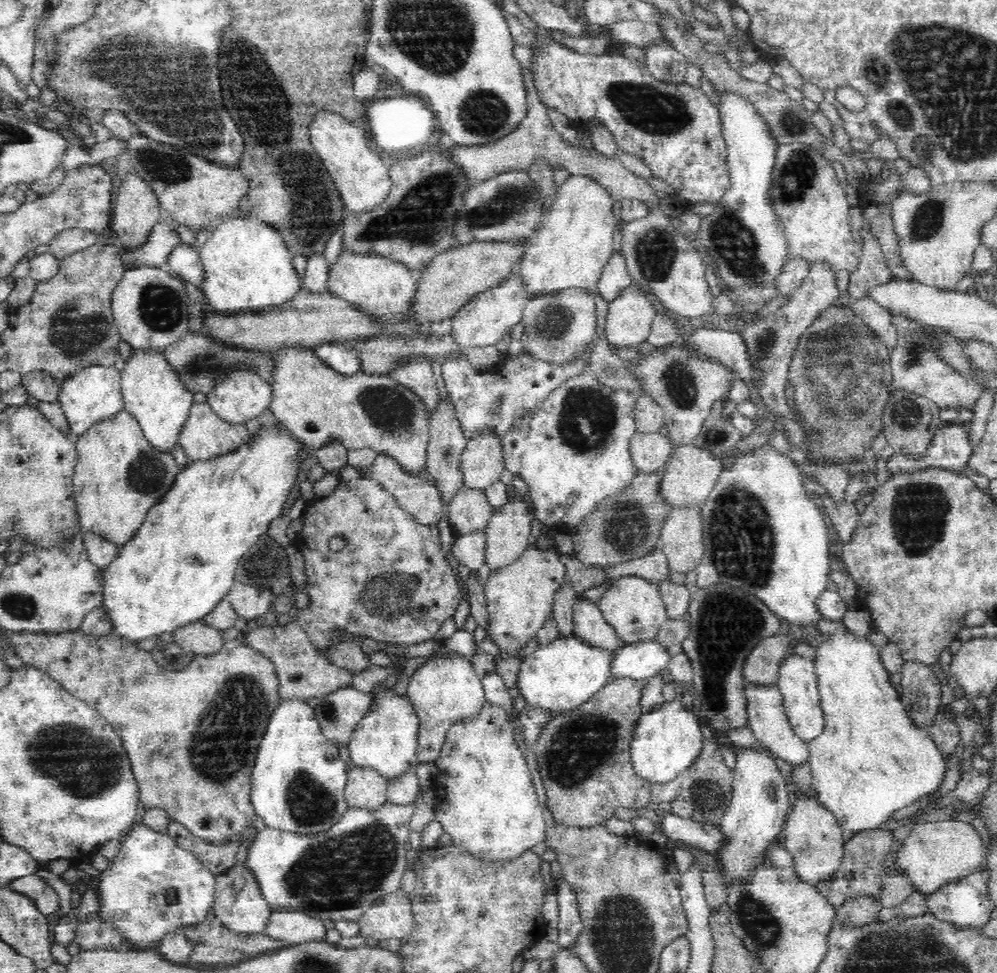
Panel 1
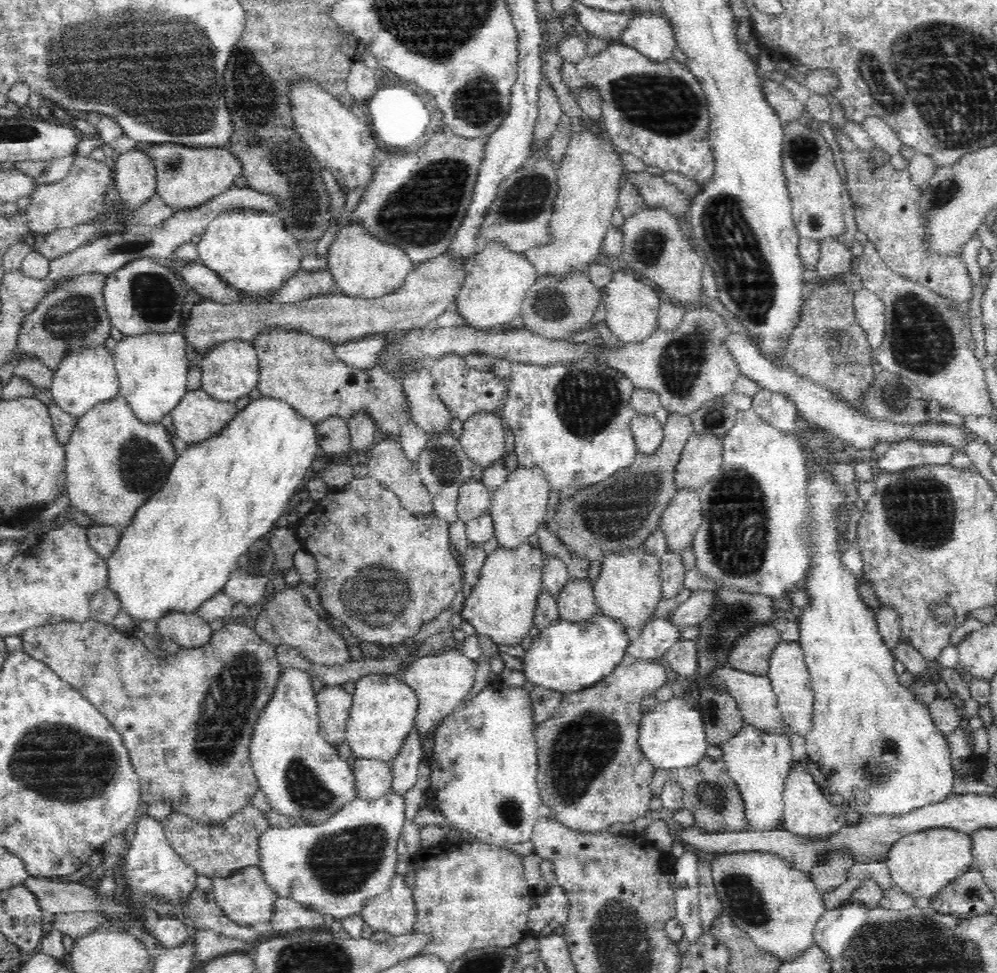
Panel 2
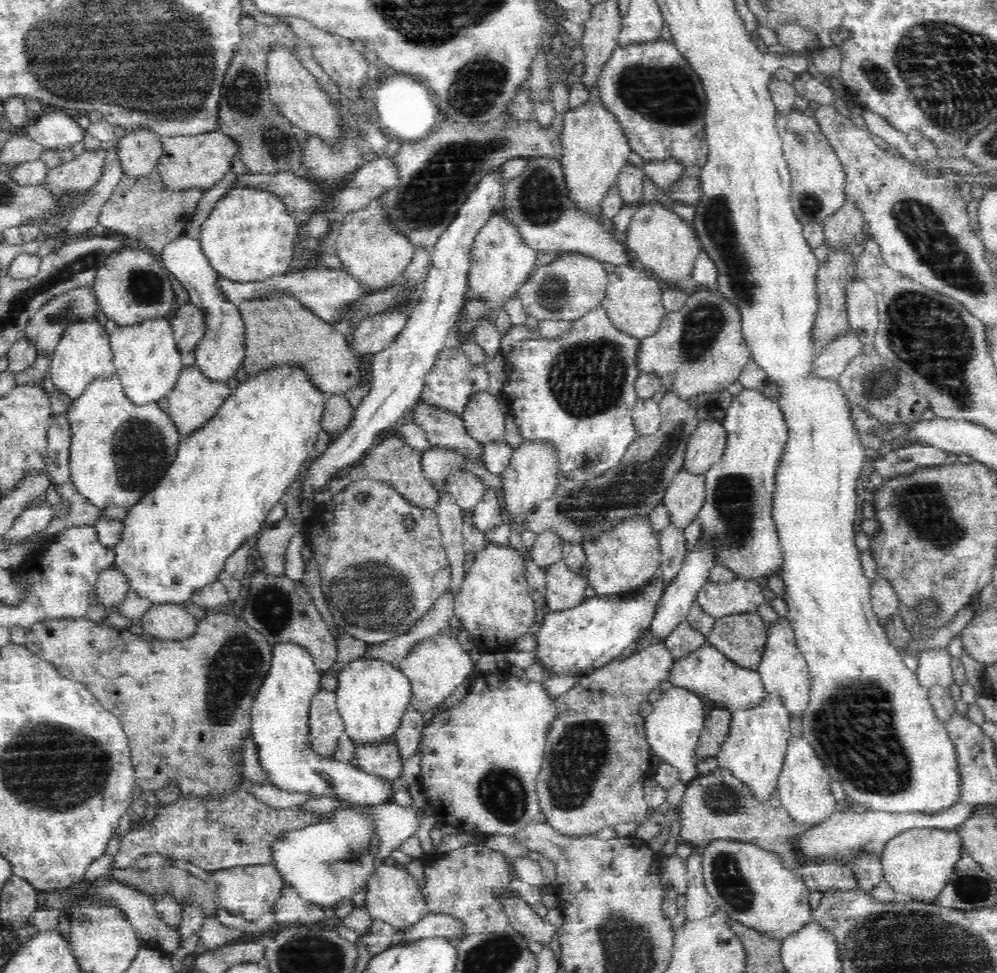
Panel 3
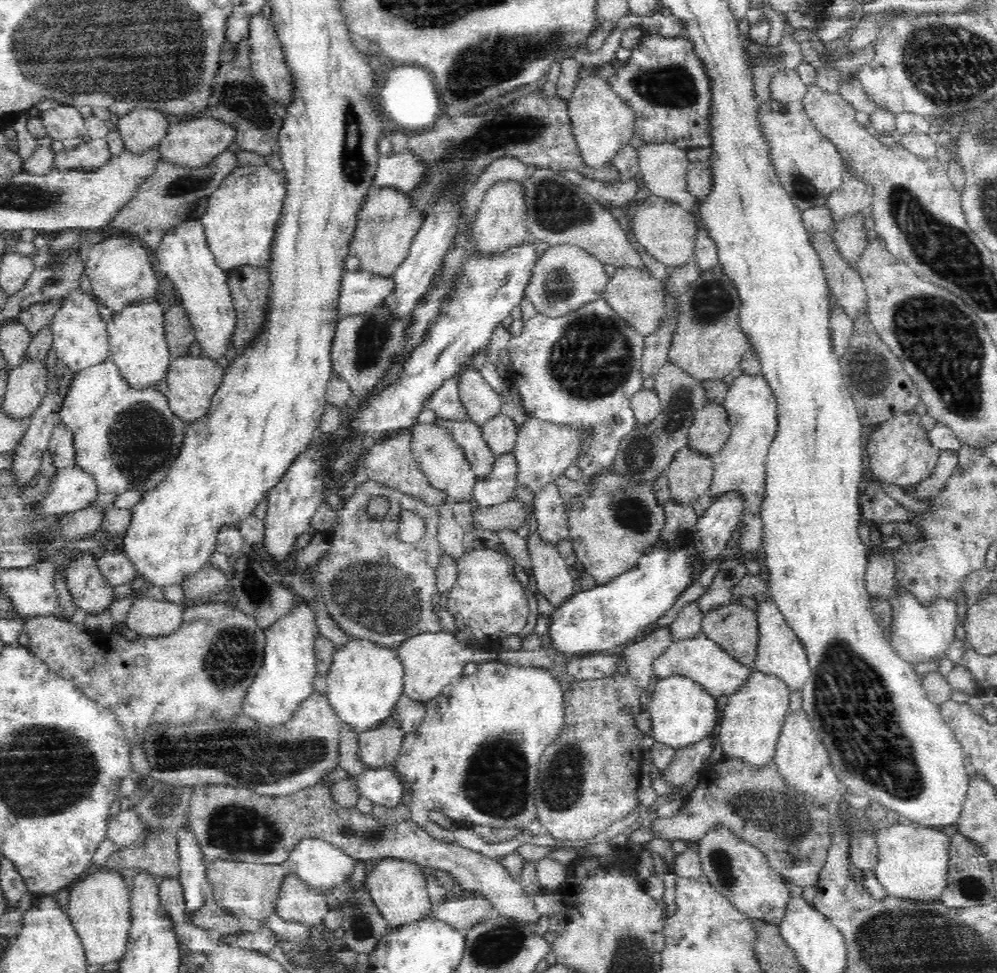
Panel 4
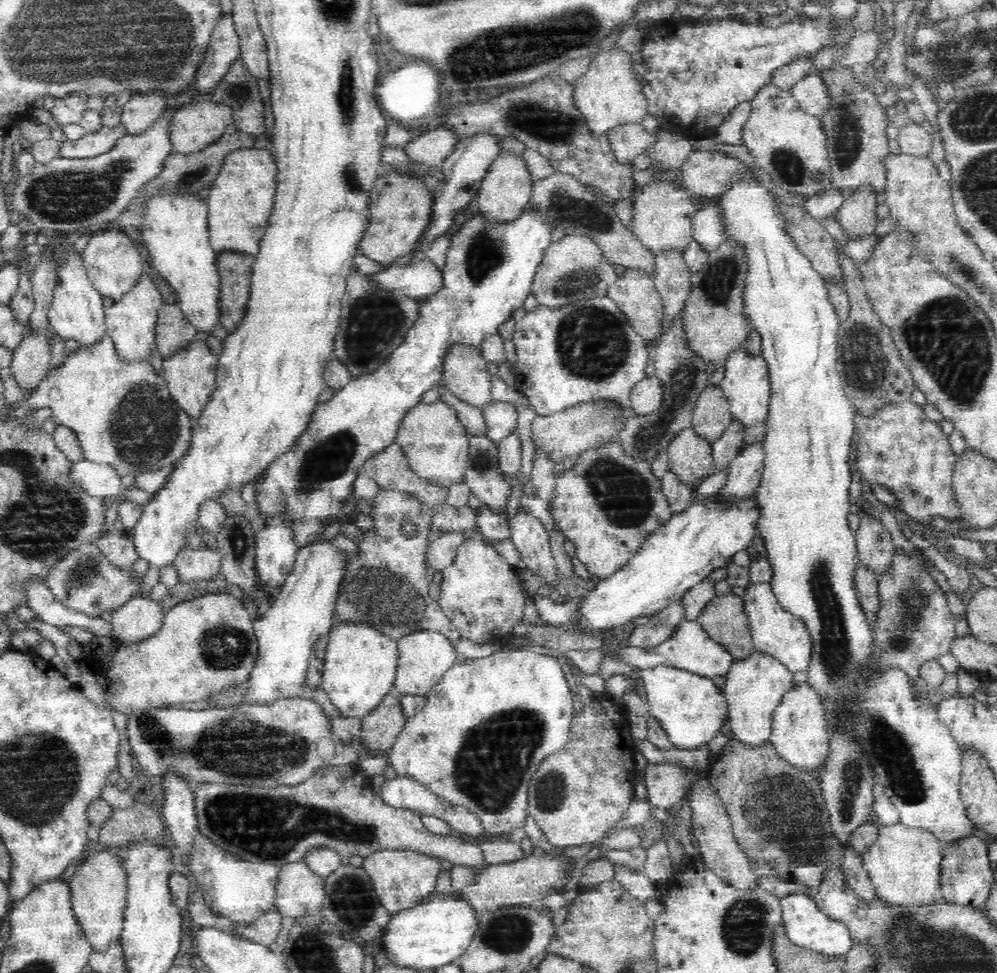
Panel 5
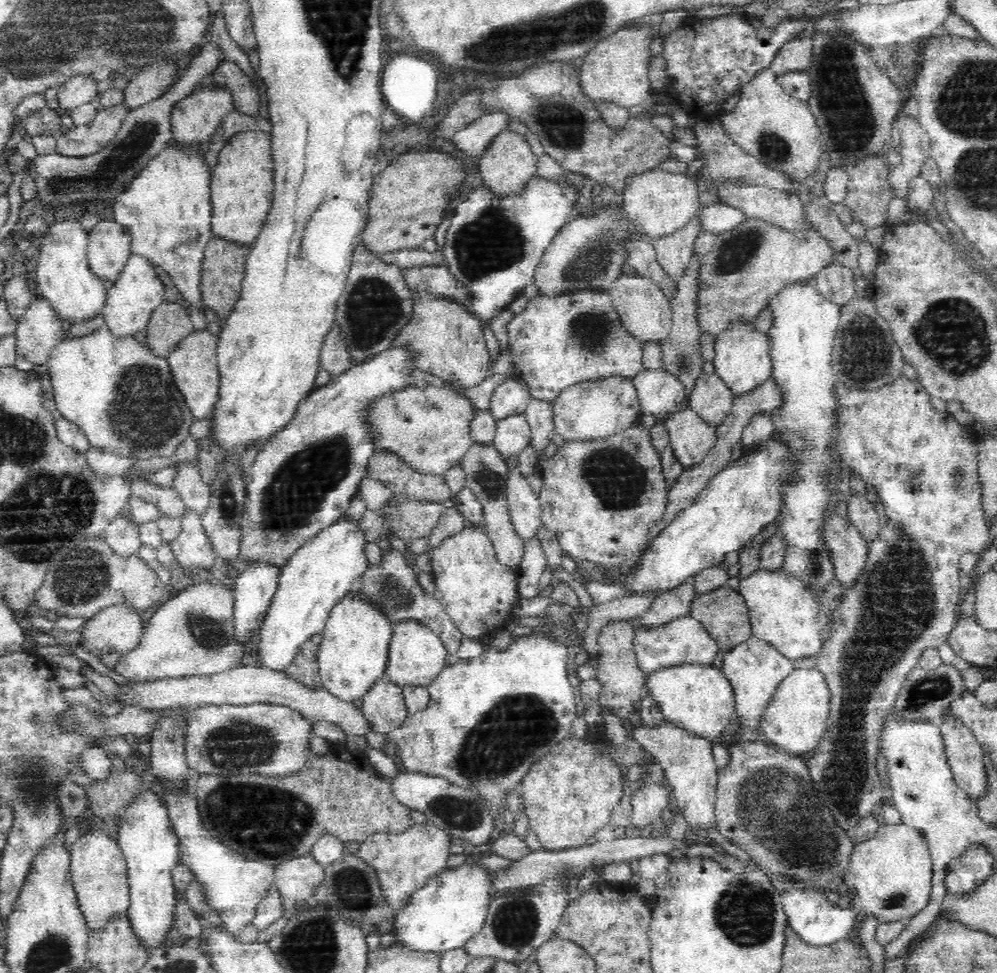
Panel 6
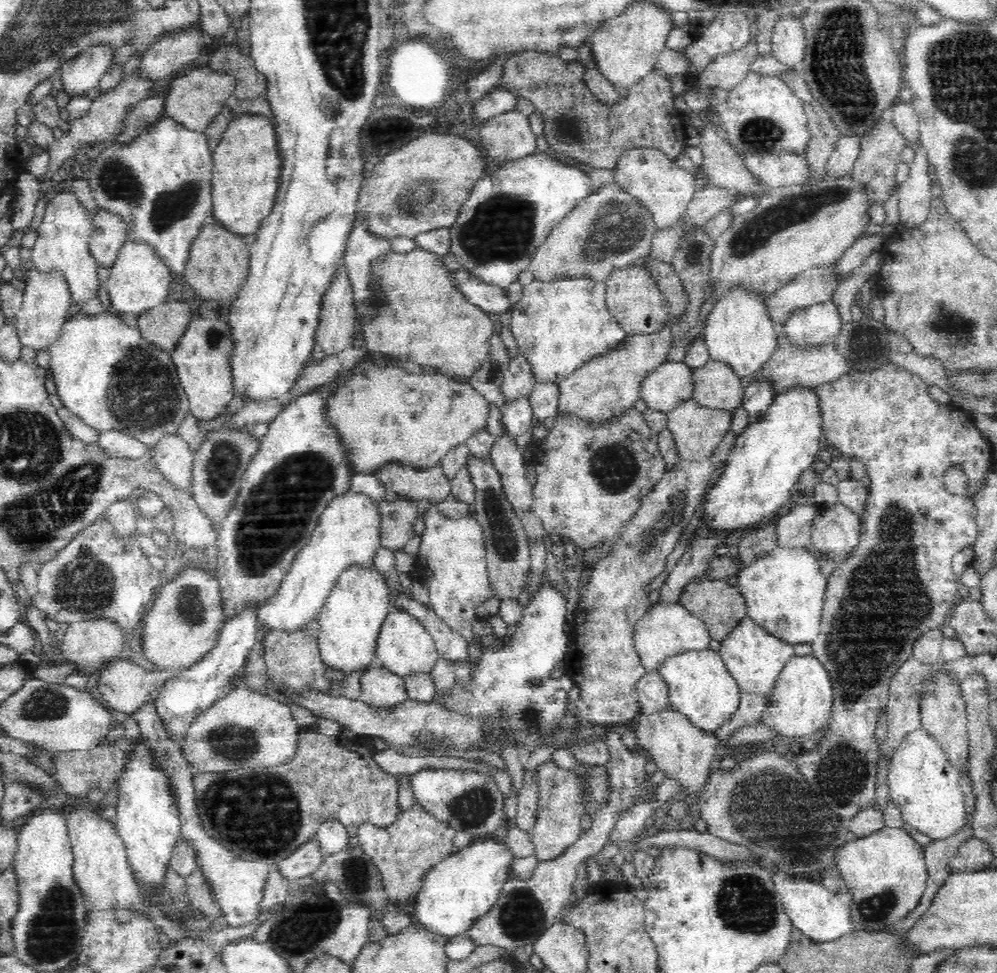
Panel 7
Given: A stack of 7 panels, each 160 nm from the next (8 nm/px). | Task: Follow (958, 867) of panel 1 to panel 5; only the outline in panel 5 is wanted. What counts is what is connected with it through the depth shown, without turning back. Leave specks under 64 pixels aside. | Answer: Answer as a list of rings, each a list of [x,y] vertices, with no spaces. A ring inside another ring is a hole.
[[[898,822],[879,827],[878,838],[864,851],[861,864],[880,904],[889,908],[928,906],[940,900],[942,857],[942,843],[930,831]]]

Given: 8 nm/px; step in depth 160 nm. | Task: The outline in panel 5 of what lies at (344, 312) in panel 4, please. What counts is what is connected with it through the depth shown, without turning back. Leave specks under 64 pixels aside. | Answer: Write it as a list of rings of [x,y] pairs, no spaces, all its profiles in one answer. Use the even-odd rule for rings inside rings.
[[[428,259],[400,267],[388,266],[372,274],[372,277],[378,281],[378,285],[382,285],[388,291],[402,293],[421,301],[444,288],[442,270]]]

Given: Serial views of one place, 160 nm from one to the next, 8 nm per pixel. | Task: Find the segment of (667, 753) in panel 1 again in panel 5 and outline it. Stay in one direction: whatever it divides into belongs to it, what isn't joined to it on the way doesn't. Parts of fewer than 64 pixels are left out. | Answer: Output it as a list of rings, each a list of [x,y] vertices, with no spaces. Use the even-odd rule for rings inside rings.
[[[664,665],[639,669],[637,677],[645,699],[646,713],[660,720],[673,746],[696,749],[721,733],[724,722],[729,718],[728,700],[714,684],[713,678]]]

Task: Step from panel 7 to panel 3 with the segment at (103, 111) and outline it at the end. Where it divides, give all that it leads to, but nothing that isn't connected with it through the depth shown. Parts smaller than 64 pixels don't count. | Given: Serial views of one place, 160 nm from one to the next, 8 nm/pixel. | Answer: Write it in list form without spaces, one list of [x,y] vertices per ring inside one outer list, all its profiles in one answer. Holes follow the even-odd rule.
[[[102,147],[96,152],[85,150],[82,154],[74,155],[72,160],[50,168],[44,184],[53,190],[57,198],[86,194],[101,179],[106,155]]]

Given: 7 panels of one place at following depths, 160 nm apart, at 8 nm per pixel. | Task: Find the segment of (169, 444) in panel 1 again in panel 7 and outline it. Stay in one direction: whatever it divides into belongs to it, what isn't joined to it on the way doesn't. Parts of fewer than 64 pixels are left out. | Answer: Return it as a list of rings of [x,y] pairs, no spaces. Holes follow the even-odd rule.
[[[126,239],[110,267],[110,277],[106,286],[113,305],[112,313],[125,319],[128,313],[140,316],[146,310],[166,303],[170,299],[168,292],[170,292],[172,280],[174,280],[172,267],[166,263],[166,259],[152,244]]]

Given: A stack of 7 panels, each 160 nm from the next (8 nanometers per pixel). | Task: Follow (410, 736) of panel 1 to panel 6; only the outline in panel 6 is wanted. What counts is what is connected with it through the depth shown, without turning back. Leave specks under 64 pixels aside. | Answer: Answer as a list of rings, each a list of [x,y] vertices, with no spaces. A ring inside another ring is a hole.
[[[350,590],[340,597],[332,610],[329,610],[321,632],[323,639],[317,662],[323,689],[345,702],[364,698],[368,688],[384,677],[393,625],[394,622],[384,613],[384,609],[362,591]]]

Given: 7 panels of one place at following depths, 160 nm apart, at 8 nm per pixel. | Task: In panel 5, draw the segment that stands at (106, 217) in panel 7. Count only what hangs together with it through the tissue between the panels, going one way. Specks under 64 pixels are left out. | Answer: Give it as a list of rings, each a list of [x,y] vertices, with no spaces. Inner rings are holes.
[[[108,228],[93,232],[90,242],[83,253],[84,266],[90,281],[103,297],[119,299],[137,281],[142,272],[141,258],[134,242],[123,230]]]

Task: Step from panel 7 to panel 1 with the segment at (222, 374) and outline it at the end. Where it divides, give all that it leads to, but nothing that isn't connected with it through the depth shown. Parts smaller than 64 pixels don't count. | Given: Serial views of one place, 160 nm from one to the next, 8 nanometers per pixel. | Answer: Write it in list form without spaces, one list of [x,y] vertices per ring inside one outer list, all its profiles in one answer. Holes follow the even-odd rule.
[[[208,401],[200,402],[200,404],[193,402],[189,406],[187,419],[178,431],[177,442],[184,449],[188,459],[206,459],[234,452],[238,446],[242,446],[242,443],[249,439],[249,434],[246,424],[232,423],[228,419],[223,419],[212,410]]]

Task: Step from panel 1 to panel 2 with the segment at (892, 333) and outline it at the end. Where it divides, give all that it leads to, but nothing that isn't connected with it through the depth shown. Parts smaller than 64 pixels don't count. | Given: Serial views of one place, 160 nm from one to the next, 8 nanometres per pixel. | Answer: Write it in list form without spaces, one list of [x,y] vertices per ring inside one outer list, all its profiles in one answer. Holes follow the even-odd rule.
[[[866,287],[860,288],[853,296],[856,321],[865,332],[868,346],[874,351],[881,347],[885,333],[885,305],[883,300]]]

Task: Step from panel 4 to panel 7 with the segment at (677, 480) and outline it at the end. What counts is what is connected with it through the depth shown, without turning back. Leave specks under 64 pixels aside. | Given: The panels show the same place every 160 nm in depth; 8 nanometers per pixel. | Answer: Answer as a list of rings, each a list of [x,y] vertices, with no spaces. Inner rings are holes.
[[[692,396],[667,412],[667,427],[674,435],[678,458],[688,464],[704,461],[714,455],[715,448],[724,440],[732,426],[732,412],[720,407],[700,405]]]

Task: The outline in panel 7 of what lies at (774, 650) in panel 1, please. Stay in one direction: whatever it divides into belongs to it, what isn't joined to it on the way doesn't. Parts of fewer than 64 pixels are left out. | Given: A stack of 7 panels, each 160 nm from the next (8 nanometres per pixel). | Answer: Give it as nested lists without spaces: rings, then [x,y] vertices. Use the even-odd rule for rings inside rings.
[[[706,574],[688,581],[680,591],[679,601],[700,619],[711,639],[722,642],[737,622],[747,614],[745,598],[737,586],[728,584],[724,579],[709,579]]]

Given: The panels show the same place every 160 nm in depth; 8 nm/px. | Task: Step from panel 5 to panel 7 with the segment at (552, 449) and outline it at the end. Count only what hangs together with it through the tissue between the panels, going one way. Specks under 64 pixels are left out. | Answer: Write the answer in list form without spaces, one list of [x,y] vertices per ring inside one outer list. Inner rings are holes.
[[[669,319],[665,325],[650,334],[626,334],[626,336],[609,351],[594,355],[582,366],[576,367],[560,385],[558,410],[562,413],[572,413],[603,423],[612,419],[616,413],[628,407],[641,398],[642,382],[660,363],[666,362],[668,352],[674,344],[674,329]]]

